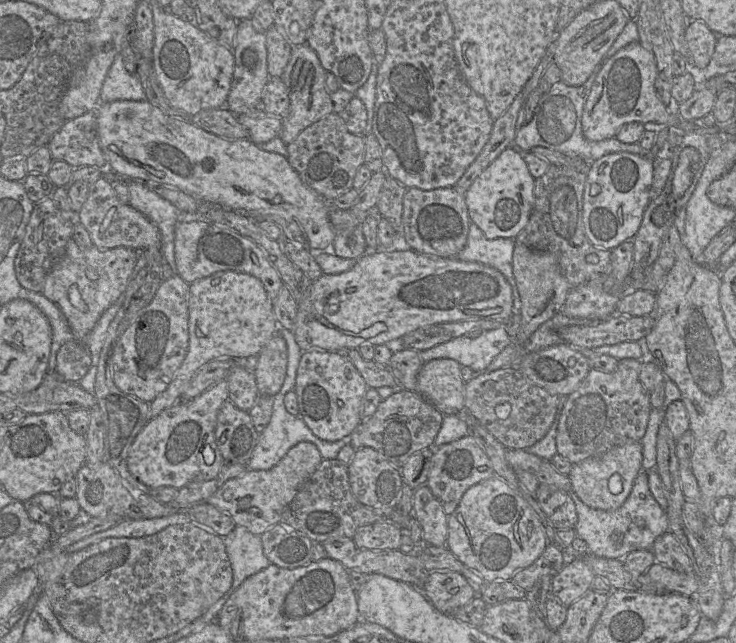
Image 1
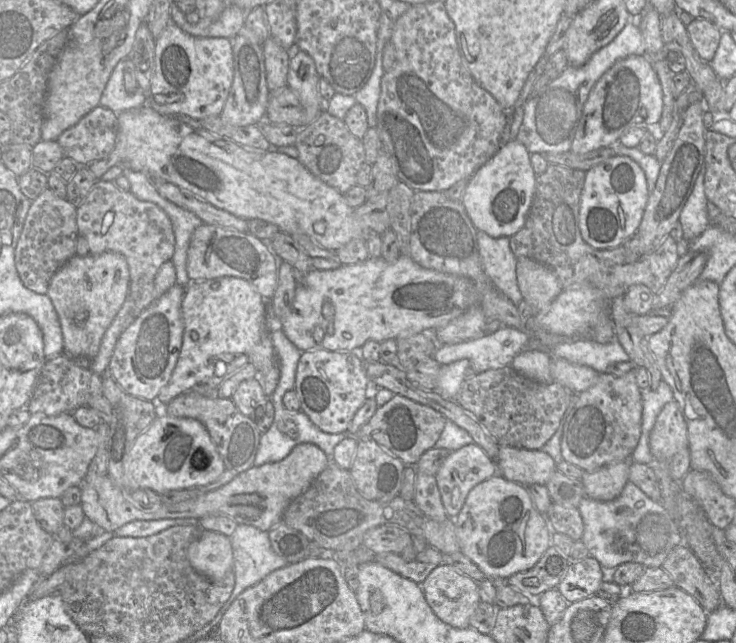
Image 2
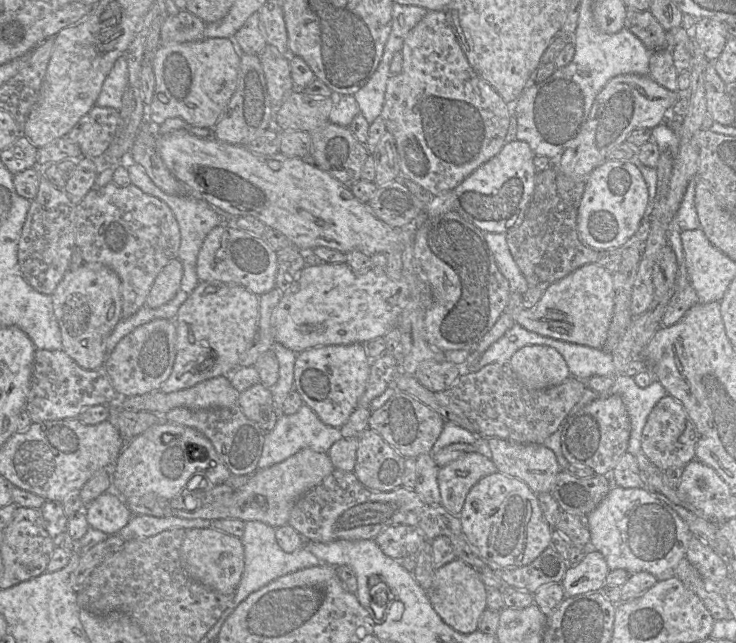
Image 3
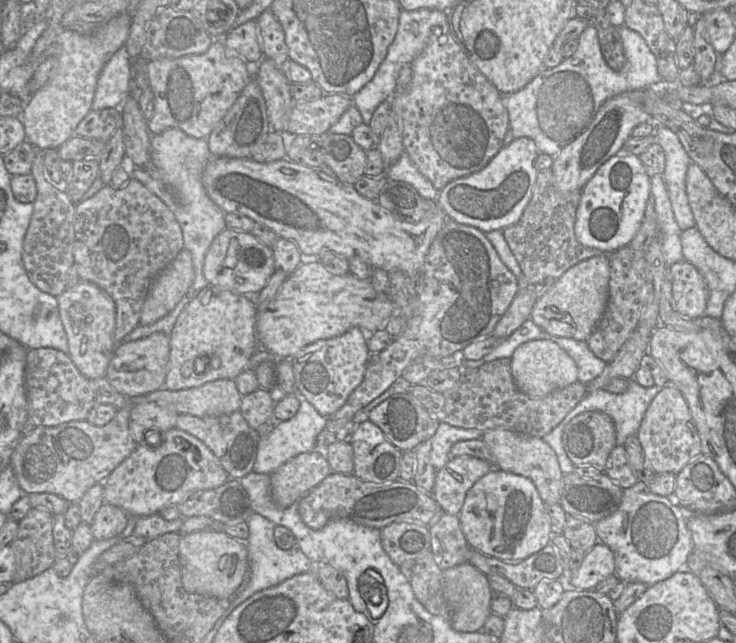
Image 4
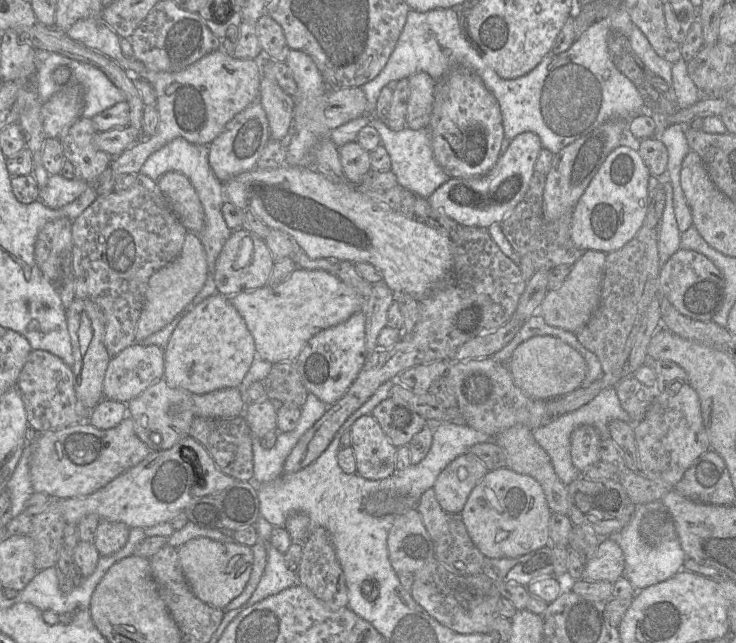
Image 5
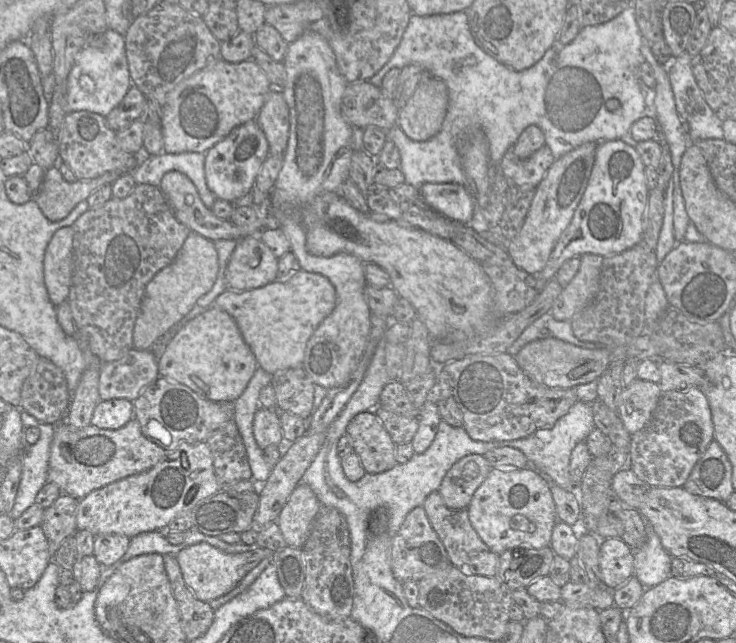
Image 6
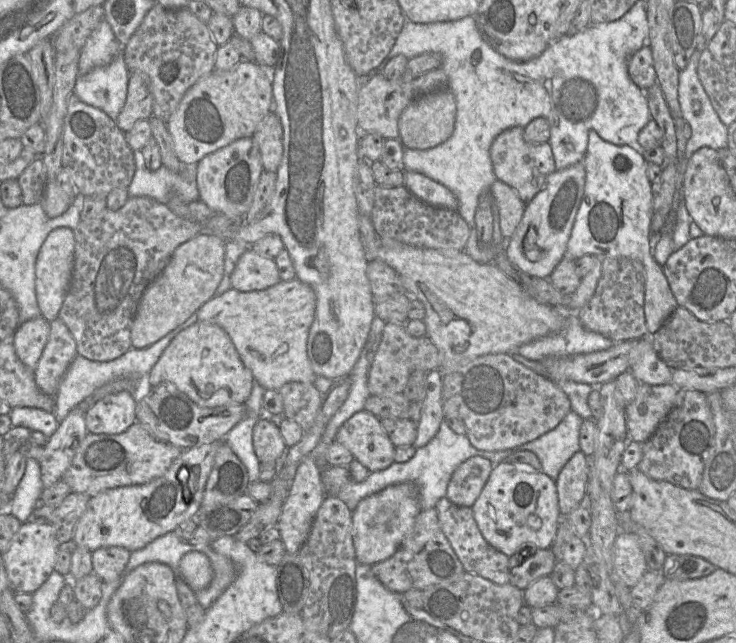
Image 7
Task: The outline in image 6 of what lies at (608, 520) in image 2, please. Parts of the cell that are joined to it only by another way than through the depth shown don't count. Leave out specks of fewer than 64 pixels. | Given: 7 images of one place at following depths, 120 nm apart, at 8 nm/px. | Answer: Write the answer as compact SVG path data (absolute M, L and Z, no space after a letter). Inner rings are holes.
M646 522L646 542L634 549L634 576L646 589L653 588L671 576L672 556L663 547L659 536Z

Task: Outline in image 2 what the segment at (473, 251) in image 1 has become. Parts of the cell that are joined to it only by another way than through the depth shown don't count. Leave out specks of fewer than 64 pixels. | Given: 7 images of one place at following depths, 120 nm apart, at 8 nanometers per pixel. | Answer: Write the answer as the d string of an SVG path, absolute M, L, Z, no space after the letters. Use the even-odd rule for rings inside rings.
M477 230L477 242L485 274L517 306L523 297L516 279L517 258L510 248L509 237L493 238Z

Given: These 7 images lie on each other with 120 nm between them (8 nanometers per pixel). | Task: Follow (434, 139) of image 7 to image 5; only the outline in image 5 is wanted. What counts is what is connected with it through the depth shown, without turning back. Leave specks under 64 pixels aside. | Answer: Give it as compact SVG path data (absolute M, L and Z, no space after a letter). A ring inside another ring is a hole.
M425 72L408 78L409 98L406 125L412 130L428 128L434 104L435 80Z

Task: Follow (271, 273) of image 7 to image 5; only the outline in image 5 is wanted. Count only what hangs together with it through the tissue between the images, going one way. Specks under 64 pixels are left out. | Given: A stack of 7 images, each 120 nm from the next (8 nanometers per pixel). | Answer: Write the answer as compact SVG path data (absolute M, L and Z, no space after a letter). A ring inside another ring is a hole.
M244 228L234 230L216 260L214 280L217 291L230 298L246 290L261 288L267 285L274 263L265 240Z

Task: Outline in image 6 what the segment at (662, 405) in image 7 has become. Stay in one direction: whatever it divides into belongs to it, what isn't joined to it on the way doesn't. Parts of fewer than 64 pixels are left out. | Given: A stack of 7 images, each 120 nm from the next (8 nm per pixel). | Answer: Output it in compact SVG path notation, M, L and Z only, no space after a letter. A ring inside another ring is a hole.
M639 378L623 388L618 415L629 434L638 432L648 423L661 394L658 384Z

